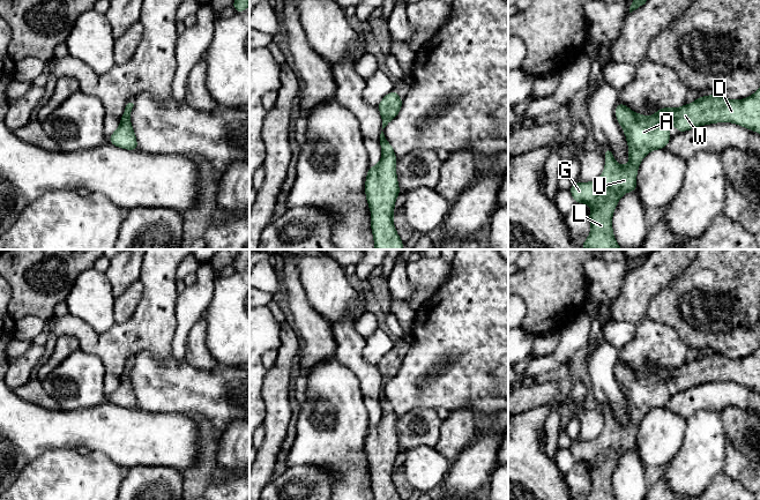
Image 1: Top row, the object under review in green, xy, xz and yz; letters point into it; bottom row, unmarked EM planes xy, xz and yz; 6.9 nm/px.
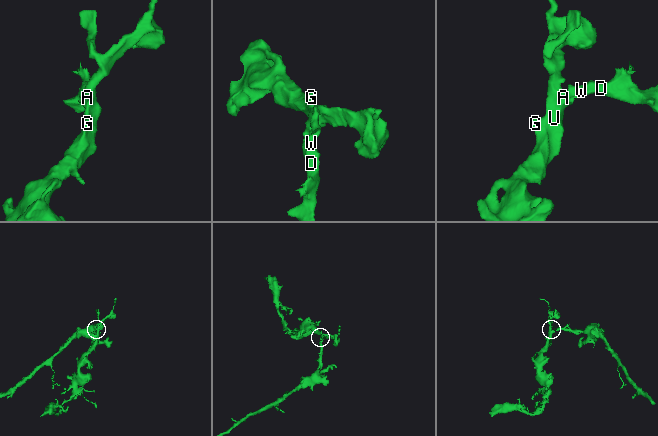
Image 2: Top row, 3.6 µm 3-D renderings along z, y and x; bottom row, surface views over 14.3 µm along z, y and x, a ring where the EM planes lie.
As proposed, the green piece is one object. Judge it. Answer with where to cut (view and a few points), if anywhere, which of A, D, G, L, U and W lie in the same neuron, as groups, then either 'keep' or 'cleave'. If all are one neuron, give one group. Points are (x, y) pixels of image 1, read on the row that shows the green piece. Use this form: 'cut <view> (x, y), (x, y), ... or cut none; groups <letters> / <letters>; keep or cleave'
cut none; groups A D G L U W; keep

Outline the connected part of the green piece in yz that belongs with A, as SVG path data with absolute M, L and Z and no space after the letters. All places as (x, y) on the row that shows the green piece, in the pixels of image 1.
M760 89L745 99L731 100L720 95L700 96L691 104L681 107L662 107L655 114L647 118L641 113L634 113L629 107L618 100L616 106L616 119L623 127L627 143L629 163L620 166L612 155L610 147L604 148L605 169L599 178L590 182L572 184L569 192L575 203L590 204L593 210L588 217L591 222L589 237L581 245L583 249L623 249L616 241L612 231L612 215L619 199L626 192L638 192L636 173L640 162L646 155L656 149L665 149L671 135L668 126L677 127L678 133L690 130L694 127L716 124L733 122L760 134Z

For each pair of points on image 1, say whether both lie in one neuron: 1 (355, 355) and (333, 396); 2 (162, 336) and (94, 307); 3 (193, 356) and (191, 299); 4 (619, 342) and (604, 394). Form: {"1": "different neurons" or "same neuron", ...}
{"1": "different neurons", "2": "different neurons", "3": "different neurons", "4": "different neurons"}

